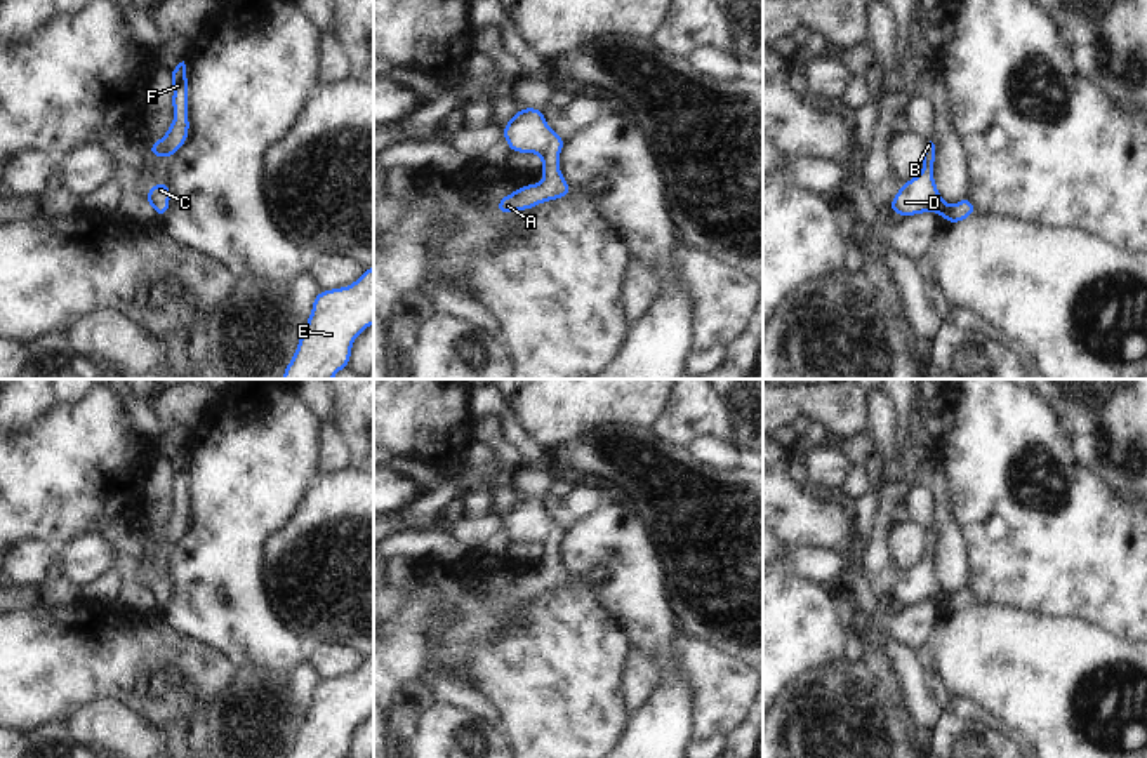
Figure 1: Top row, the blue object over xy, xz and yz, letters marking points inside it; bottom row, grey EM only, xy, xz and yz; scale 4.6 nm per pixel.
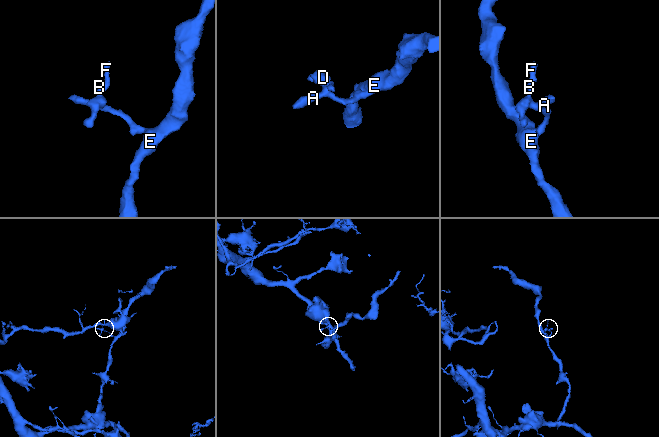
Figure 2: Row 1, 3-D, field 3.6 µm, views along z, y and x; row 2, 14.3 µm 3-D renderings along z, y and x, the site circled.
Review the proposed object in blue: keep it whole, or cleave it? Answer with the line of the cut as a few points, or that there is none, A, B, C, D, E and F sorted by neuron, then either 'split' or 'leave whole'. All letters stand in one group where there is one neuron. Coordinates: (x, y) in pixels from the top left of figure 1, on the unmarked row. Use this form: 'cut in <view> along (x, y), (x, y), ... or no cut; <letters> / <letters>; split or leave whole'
no cut; A B C D E F; leave whole

